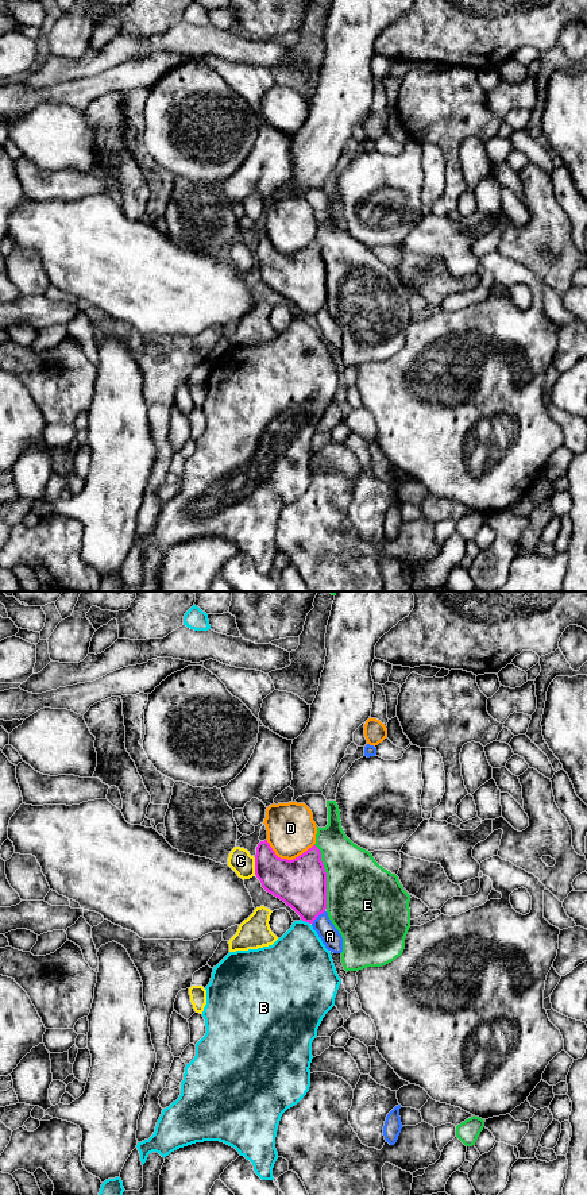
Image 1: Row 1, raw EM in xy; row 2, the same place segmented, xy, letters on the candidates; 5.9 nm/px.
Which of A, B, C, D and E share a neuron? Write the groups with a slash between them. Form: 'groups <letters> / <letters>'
groups A / B / C / D / E

